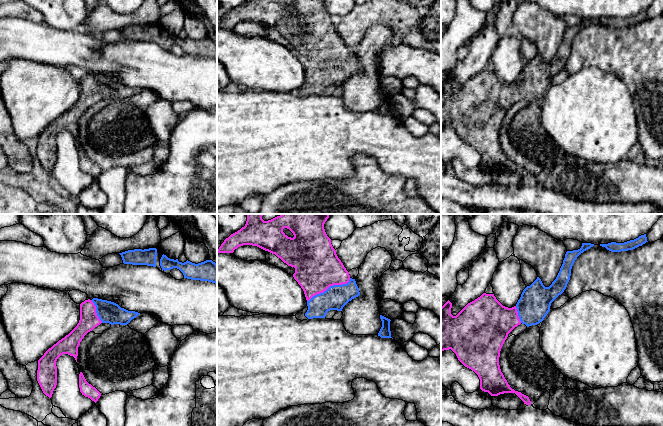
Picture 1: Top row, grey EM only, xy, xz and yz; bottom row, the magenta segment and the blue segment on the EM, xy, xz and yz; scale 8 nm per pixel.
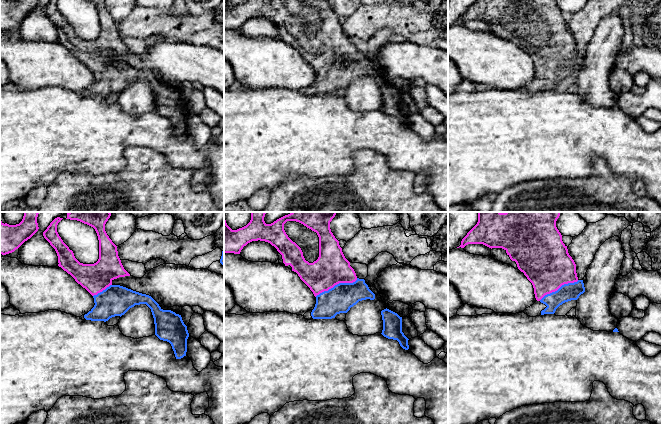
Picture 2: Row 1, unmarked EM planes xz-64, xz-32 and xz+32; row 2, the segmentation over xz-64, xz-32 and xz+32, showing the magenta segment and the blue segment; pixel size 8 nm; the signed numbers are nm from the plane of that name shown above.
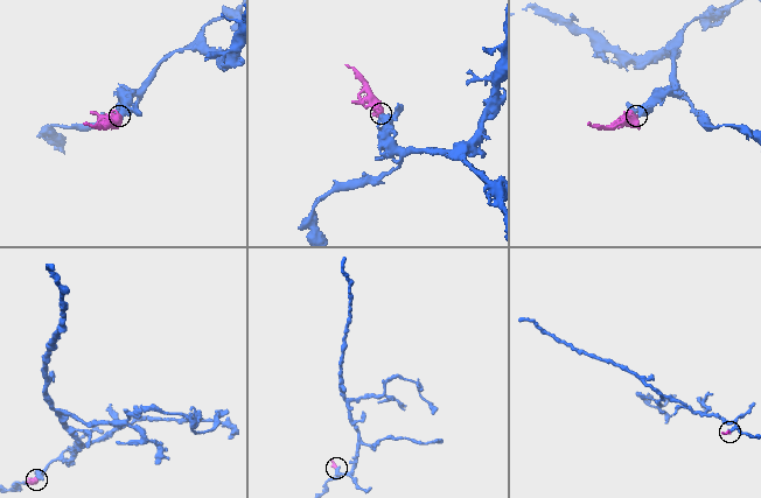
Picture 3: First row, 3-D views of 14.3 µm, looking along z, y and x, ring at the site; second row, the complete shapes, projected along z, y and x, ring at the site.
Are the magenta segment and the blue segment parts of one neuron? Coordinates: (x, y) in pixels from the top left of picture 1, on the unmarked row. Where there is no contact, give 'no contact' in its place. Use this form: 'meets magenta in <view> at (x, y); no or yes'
meets magenta in xz at (329, 62); yes

